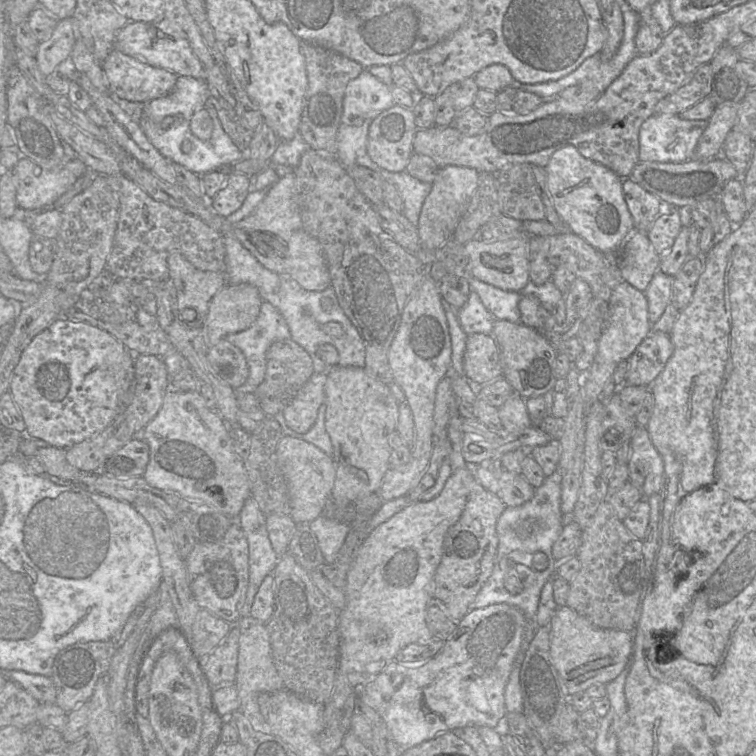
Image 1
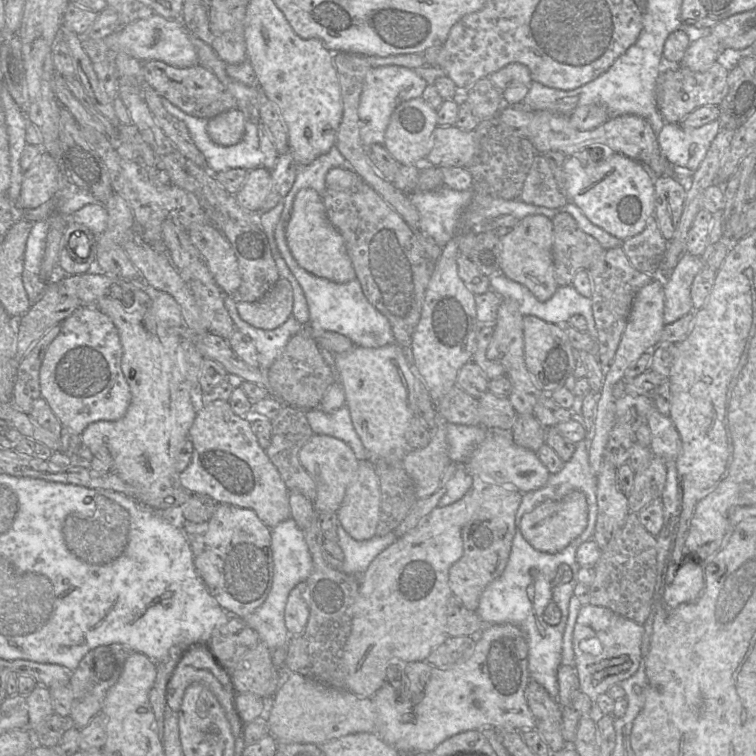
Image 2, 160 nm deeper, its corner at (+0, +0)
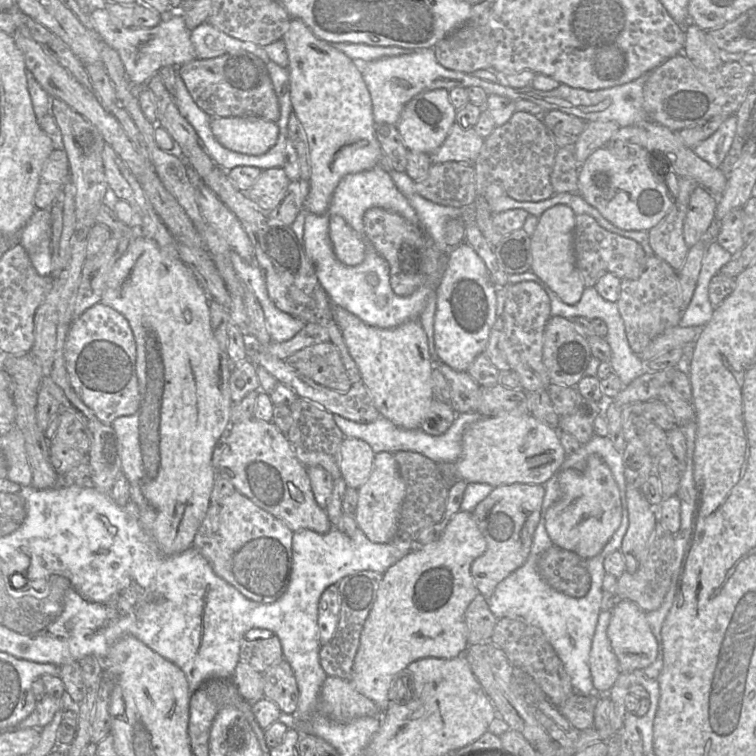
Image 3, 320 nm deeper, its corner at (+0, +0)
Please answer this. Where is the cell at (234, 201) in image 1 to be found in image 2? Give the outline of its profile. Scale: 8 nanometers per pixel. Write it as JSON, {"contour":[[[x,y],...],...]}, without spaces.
{"contour":[[[270,169],[249,170],[242,188],[234,195],[237,204],[247,212],[259,211],[271,192]]]}

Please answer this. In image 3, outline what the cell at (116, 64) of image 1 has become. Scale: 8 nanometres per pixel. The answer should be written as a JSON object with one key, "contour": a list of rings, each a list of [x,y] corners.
{"contour":[[[258,48],[256,52],[238,51],[210,59],[195,58],[179,66],[178,74],[194,102],[211,118],[257,115],[266,120],[277,121],[281,116],[281,106],[276,91],[287,89],[288,72],[285,66],[270,60],[262,48]]]}

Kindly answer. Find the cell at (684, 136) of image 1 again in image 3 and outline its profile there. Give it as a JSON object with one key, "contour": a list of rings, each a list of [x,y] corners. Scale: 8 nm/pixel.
{"contour":[[[735,114],[728,117],[708,139],[695,146],[692,151],[714,168],[719,168],[729,153],[737,129]]]}

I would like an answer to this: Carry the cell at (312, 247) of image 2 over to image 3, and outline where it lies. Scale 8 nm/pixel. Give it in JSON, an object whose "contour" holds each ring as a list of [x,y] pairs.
{"contour":[[[329,215],[329,235],[333,250],[343,264],[356,266],[366,256],[366,241],[342,217]]]}

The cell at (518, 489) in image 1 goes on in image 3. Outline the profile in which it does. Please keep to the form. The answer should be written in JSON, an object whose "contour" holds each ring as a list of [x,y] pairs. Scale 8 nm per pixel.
{"contour":[[[502,414],[483,417],[472,423],[462,437],[462,450],[456,473],[467,483],[486,483],[492,487],[547,482],[566,459],[558,428],[551,428],[530,414]]]}

